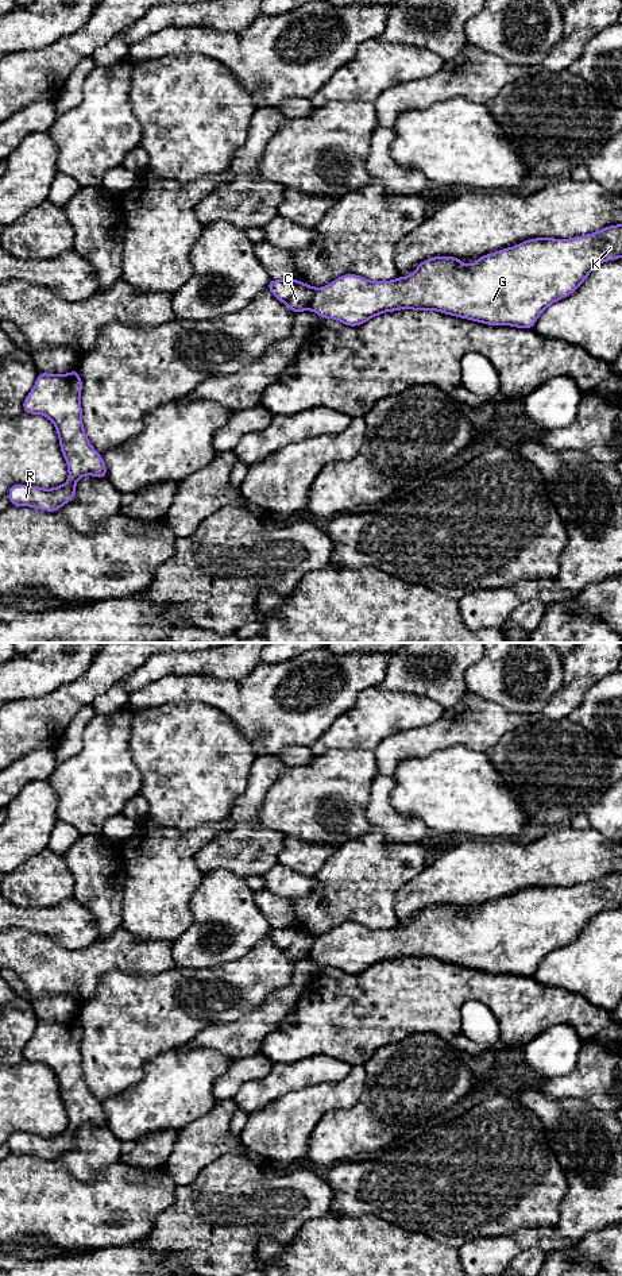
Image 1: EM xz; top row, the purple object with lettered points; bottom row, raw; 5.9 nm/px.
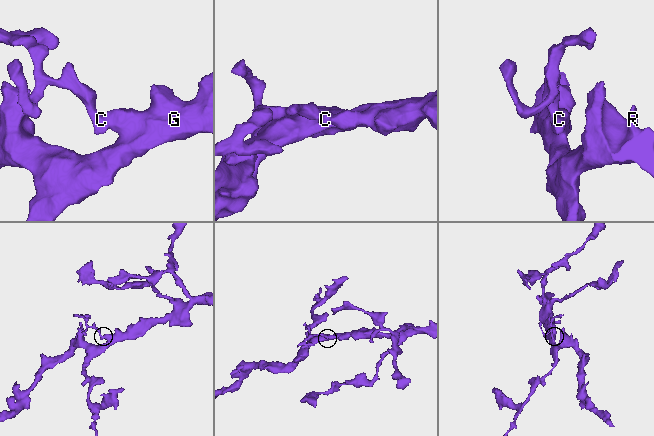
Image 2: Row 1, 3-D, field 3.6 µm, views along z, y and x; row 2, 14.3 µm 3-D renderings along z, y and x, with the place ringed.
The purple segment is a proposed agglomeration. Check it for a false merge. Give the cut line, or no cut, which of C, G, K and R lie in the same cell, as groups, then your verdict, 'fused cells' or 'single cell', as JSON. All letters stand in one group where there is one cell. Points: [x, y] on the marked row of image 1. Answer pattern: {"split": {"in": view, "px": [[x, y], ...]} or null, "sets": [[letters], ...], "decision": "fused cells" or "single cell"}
{"split": {"in": "xz", "px": [[316, 288], [308, 309]]}, "sets": [["C"], ["G", "K", "R"]], "decision": "fused cells"}

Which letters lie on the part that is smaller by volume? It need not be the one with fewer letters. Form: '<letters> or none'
C

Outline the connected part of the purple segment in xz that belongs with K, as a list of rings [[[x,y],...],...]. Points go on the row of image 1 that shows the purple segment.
[[[622,224],[609,225],[602,228],[600,231],[595,231],[592,234],[582,235],[582,236],[573,236],[571,239],[556,239],[556,238],[534,238],[528,239],[519,244],[515,244],[513,247],[507,247],[495,252],[490,252],[487,255],[482,255],[478,258],[475,263],[467,263],[463,265],[460,258],[455,257],[433,257],[422,261],[416,270],[409,274],[407,277],[398,277],[395,280],[390,281],[371,281],[366,280],[358,274],[343,274],[341,277],[336,278],[331,284],[316,288],[313,297],[309,304],[309,311],[317,313],[322,319],[332,319],[336,321],[340,321],[348,327],[358,327],[368,321],[370,319],[379,316],[386,312],[395,312],[401,309],[412,309],[412,311],[436,311],[441,312],[444,315],[452,315],[455,317],[463,317],[465,320],[474,320],[476,323],[484,323],[487,325],[510,325],[515,328],[528,328],[532,329],[536,324],[538,316],[553,302],[568,297],[571,293],[579,289],[579,286],[586,281],[590,273],[594,271],[594,269],[607,261],[614,261],[622,258]]]

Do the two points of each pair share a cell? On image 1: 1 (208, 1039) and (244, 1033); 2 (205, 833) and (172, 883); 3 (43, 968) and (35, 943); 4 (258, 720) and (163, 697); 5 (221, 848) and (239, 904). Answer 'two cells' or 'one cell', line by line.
1: one cell
2: one cell
3: one cell
4: one cell
5: two cells

